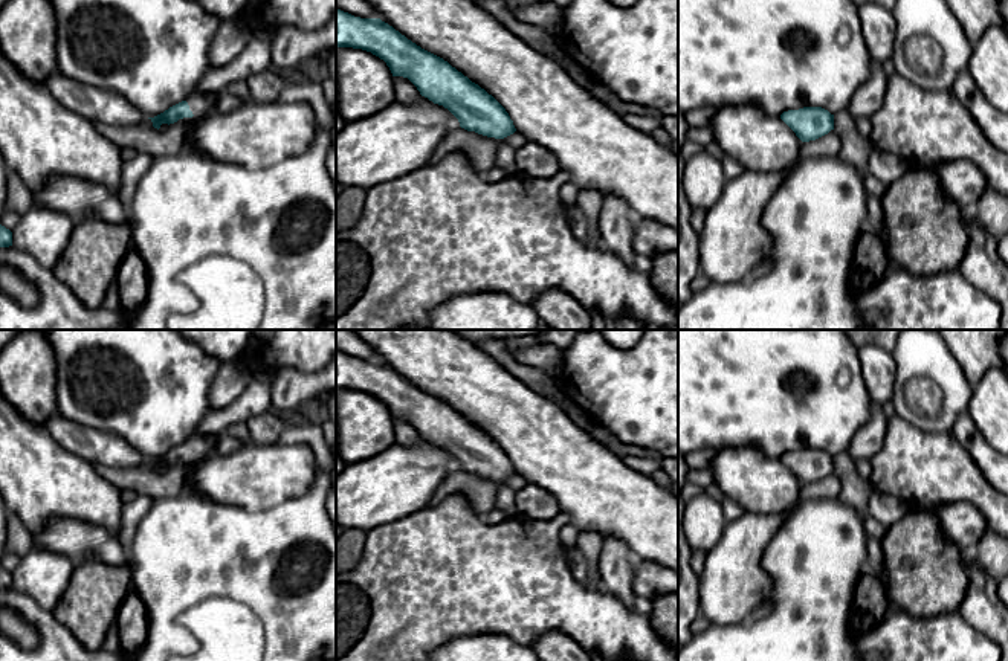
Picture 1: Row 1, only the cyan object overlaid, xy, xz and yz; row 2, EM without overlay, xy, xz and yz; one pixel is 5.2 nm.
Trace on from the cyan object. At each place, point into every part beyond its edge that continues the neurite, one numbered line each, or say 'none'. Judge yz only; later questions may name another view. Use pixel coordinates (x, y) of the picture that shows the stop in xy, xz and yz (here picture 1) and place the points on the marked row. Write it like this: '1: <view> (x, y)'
none

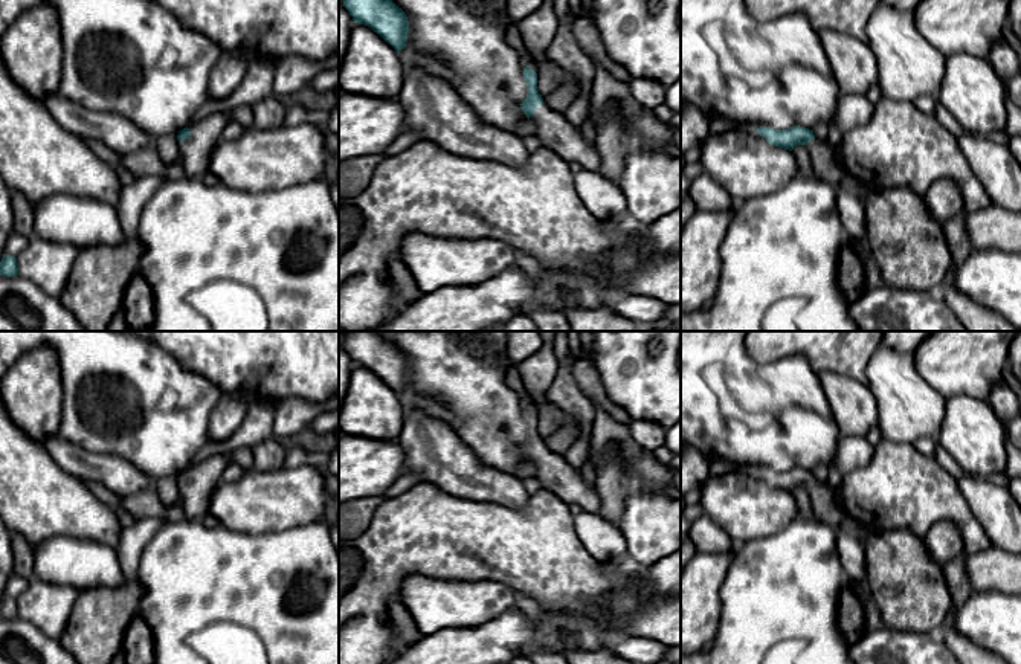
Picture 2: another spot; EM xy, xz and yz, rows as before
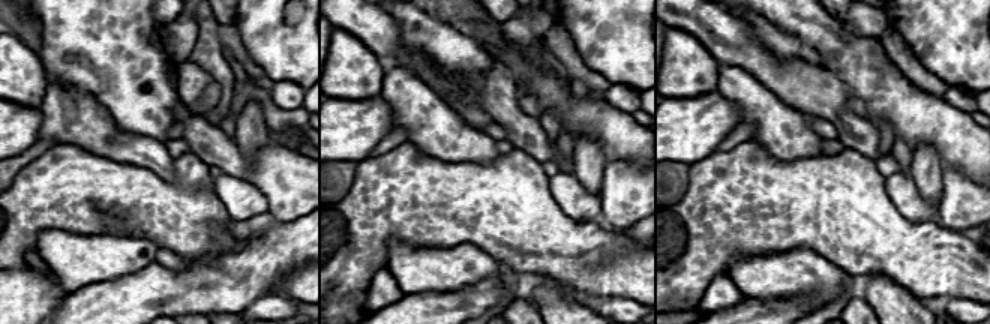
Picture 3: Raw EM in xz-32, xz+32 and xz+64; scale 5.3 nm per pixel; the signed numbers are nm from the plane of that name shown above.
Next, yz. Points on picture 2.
1: yz (826, 164)

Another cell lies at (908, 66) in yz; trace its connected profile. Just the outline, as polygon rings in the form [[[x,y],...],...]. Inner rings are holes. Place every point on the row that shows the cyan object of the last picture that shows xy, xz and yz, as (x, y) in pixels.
[[[881,3],[865,29],[867,44],[876,56],[882,96],[914,102],[922,95],[937,96],[946,56],[917,29],[914,11]]]

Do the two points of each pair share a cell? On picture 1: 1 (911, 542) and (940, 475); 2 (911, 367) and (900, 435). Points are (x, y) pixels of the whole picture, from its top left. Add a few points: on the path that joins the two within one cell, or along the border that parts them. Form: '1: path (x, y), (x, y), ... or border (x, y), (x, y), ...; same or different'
1: border (961, 501), (909, 510); different
2: border (897, 414), (923, 429), (936, 432); different

